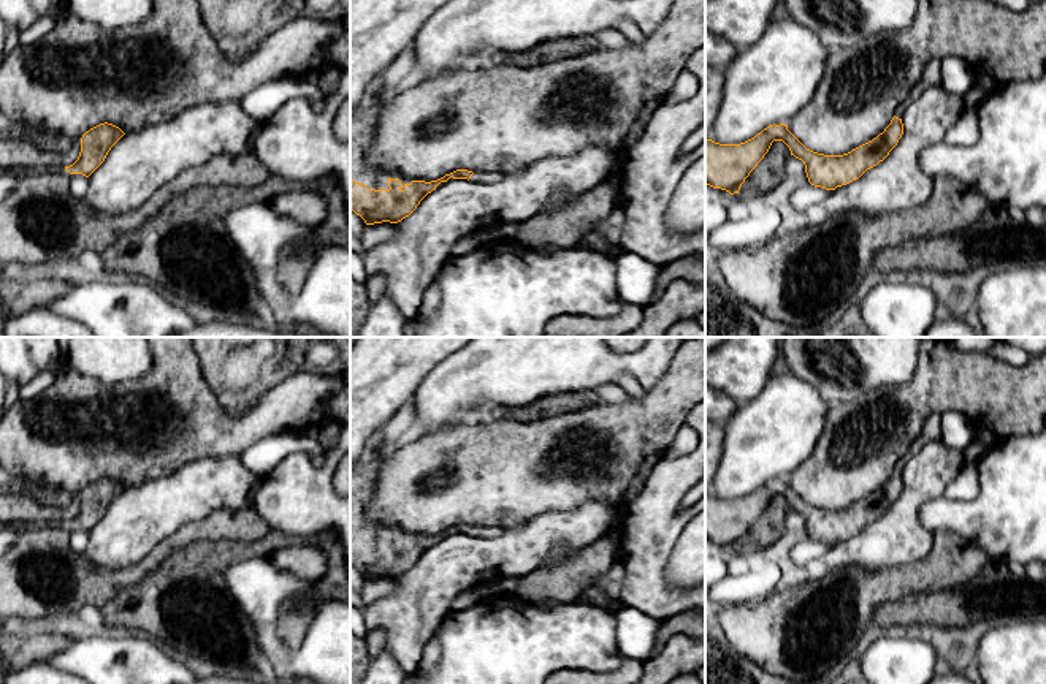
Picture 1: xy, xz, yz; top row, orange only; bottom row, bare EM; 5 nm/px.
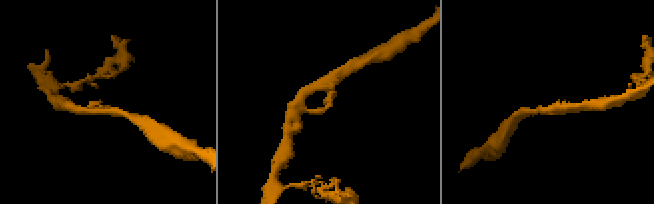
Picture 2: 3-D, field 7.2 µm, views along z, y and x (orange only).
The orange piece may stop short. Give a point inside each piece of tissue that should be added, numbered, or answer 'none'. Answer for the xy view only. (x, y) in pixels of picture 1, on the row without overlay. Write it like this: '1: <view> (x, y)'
none

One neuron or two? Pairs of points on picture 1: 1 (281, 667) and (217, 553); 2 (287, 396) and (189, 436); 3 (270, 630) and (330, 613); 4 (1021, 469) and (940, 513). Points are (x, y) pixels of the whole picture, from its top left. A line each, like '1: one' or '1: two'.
1: two
2: one
3: one
4: one

